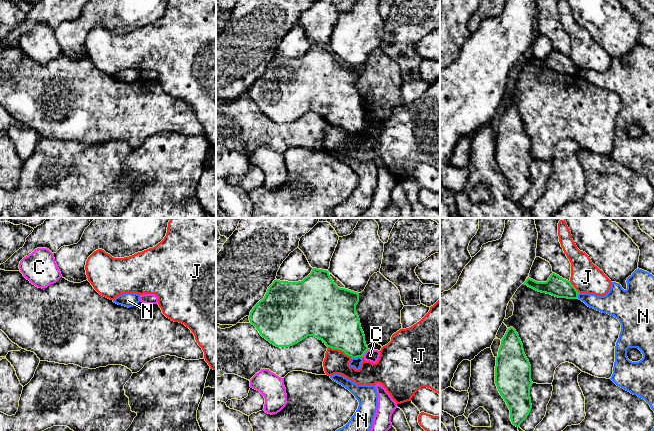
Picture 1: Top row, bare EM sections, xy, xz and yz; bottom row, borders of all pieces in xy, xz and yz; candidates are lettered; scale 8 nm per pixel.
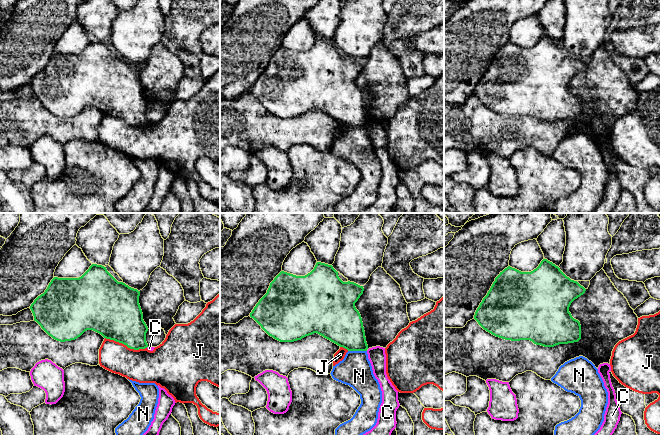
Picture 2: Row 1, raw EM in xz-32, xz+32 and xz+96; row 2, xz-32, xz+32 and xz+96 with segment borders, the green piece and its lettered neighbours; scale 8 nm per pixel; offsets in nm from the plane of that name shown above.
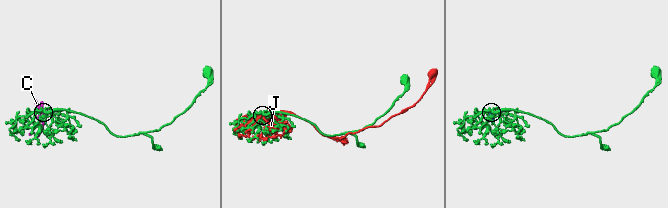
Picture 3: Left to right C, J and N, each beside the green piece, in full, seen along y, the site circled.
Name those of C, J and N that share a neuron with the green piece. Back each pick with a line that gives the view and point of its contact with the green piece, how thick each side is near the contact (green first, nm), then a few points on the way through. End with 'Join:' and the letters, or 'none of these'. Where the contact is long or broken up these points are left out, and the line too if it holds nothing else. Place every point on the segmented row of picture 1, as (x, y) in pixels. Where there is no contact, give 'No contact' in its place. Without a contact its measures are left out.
Join: none of these

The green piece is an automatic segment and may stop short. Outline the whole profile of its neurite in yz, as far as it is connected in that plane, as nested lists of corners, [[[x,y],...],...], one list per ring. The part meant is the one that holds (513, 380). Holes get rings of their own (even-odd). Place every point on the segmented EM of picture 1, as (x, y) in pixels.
[[[513,327],[507,329],[501,340],[496,357],[495,384],[510,410],[512,424],[519,427],[532,408],[530,388],[533,382],[531,365]]]

